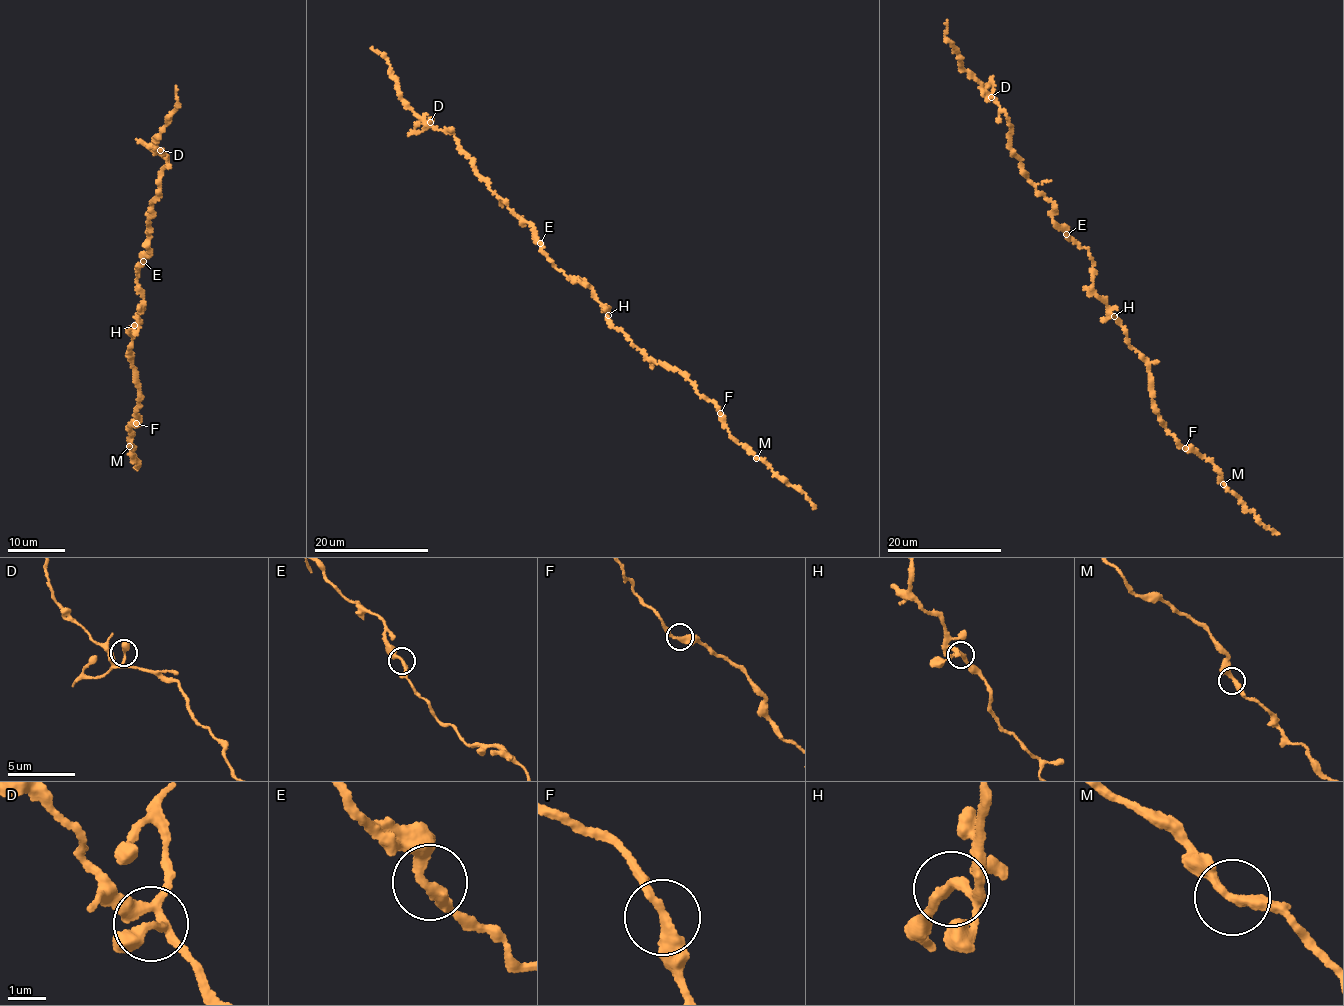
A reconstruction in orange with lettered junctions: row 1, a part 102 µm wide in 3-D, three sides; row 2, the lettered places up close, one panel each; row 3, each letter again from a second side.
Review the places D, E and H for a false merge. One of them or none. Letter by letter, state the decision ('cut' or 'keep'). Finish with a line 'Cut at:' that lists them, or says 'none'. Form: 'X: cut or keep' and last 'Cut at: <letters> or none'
D: keep
E: keep
H: keep
Cut at: none

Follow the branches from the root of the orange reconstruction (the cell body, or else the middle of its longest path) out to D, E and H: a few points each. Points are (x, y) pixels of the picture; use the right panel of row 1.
D: (1093, 277), (1090, 253), (1053, 220), (1055, 204), (1021, 169), (1009, 145), (1010, 118), (991, 97)
E: (1093, 277), (1093, 259), (1090, 253), (1066, 234)
H: (1093, 277), (1092, 292), (1105, 301), (1107, 315), (1114, 316)

